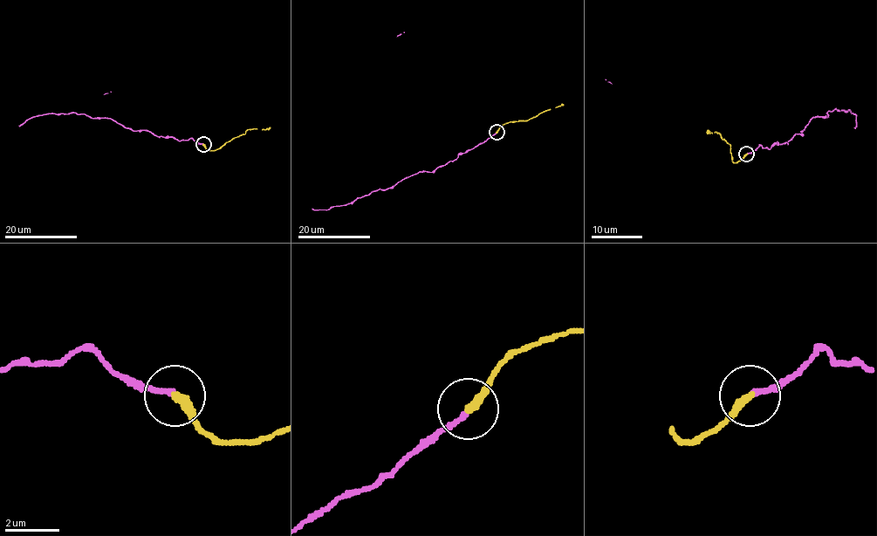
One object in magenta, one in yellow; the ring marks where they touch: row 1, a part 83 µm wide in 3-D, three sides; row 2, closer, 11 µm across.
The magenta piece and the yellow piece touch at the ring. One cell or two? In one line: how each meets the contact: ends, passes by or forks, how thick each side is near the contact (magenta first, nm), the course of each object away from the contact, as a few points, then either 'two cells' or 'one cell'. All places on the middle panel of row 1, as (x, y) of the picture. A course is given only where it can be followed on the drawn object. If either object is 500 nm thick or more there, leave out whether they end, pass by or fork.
magenta ends | yellow ends | 190/320 nm | magenta via (496, 133), (431, 172), (419, 172), (386, 188), (373, 191), (344, 205), (331, 206), (327, 209), (311, 208) | yellow via (496, 132), (510, 122), (527, 121), (563, 104) | one cell

